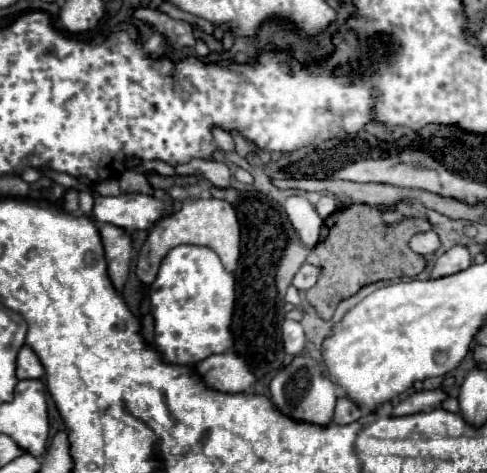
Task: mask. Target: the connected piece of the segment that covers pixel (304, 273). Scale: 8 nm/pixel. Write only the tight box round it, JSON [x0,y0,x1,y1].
[293,263,321,291]

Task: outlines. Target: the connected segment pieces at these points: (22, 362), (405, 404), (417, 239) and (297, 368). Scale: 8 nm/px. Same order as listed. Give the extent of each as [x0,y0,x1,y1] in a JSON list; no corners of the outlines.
[[17,345,45,379],[391,389,445,417],[409,231,441,255],[269,357,337,427]]

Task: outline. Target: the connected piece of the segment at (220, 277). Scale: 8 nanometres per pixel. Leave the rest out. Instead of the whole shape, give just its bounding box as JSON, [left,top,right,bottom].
[149,245,235,365]

